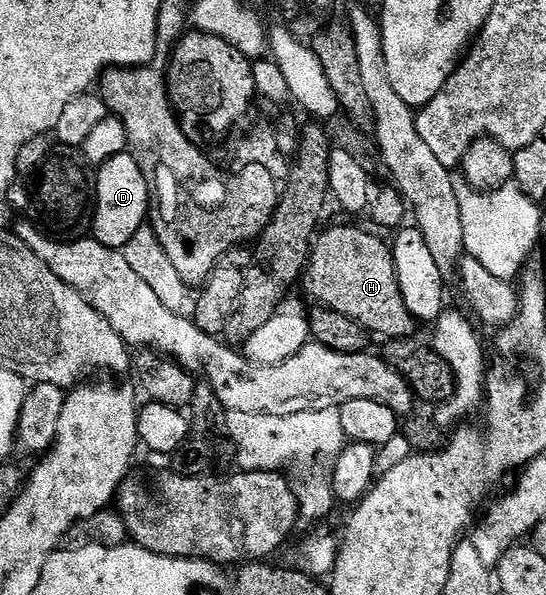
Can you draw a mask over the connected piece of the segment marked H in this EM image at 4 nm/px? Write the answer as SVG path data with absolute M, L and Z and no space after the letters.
M337 225L334 229L327 229L316 238L309 254L309 264L303 274L303 286L305 285L306 291L317 300L317 303L359 323L370 334L378 333L382 339L412 338L419 325L404 302L390 242L368 233L365 229L356 229L353 225Z

